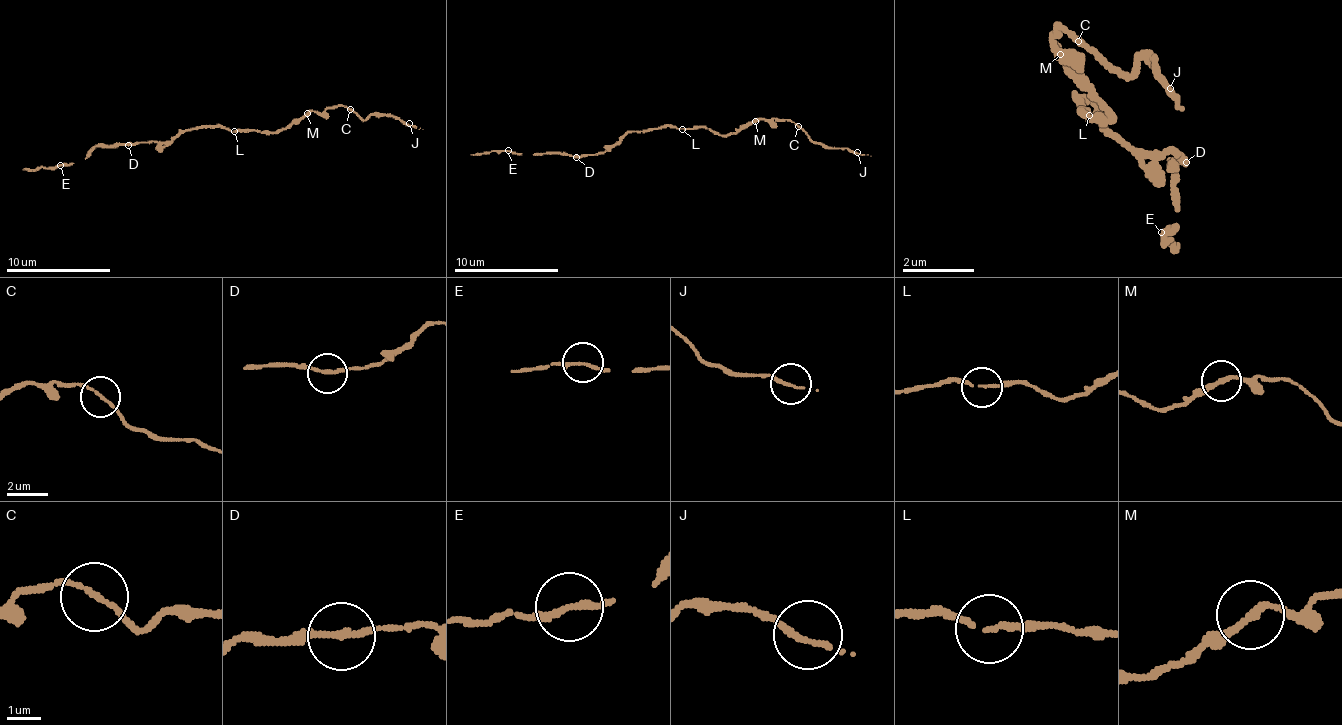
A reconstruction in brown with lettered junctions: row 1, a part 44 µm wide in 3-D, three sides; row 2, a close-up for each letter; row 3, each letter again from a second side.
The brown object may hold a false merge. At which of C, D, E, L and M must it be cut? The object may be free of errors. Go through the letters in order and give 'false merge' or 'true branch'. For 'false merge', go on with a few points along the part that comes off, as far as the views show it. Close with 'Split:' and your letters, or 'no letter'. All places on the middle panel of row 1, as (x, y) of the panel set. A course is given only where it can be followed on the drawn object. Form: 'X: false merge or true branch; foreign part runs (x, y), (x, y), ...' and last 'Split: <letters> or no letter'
C: true branch
D: true branch
E: true branch
L: true branch
M: true branch
Split: no letter

